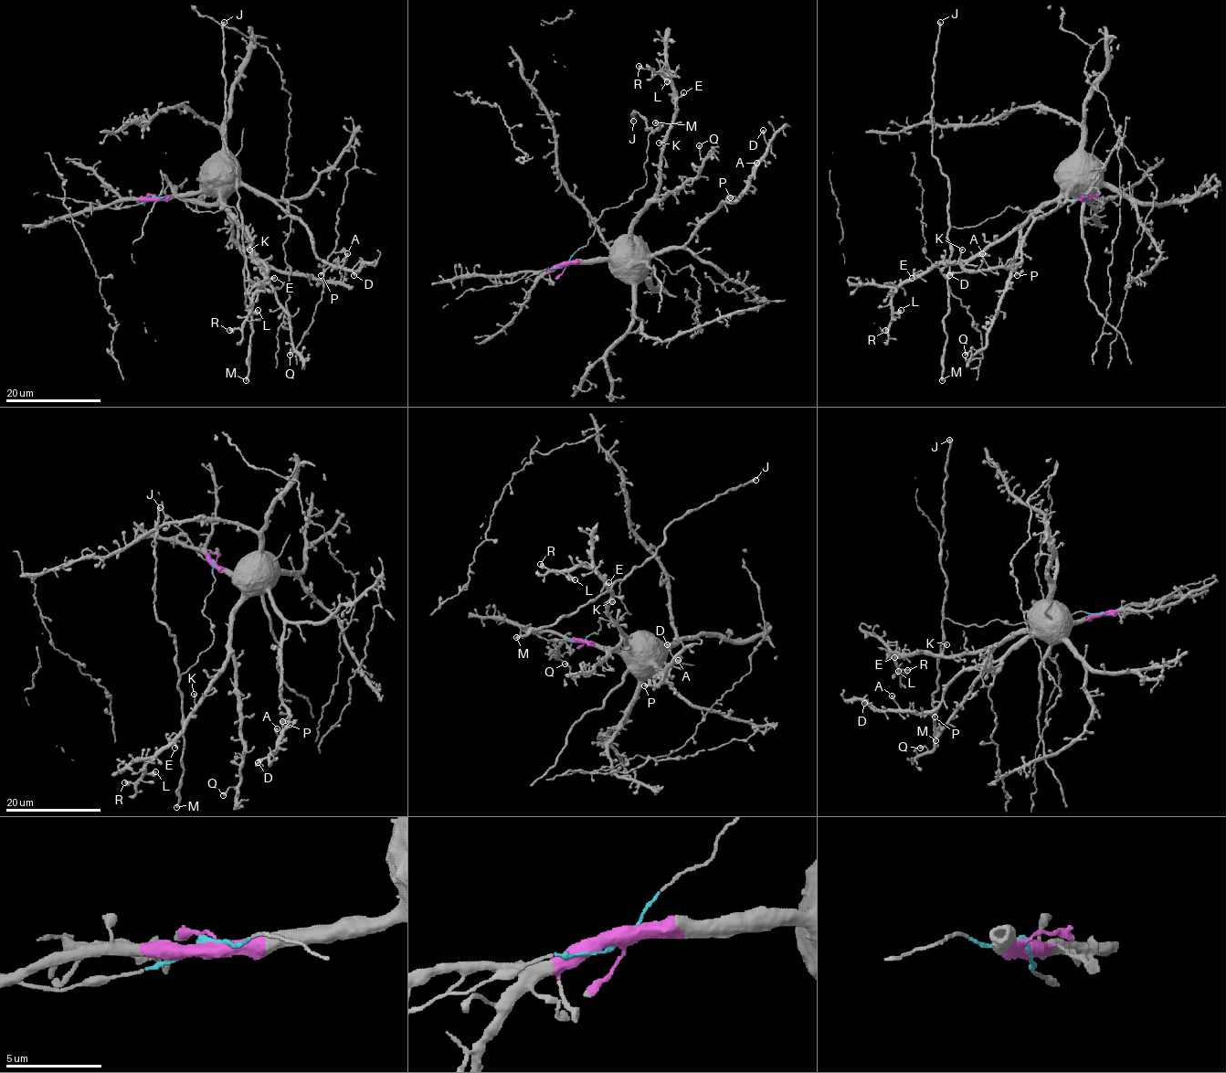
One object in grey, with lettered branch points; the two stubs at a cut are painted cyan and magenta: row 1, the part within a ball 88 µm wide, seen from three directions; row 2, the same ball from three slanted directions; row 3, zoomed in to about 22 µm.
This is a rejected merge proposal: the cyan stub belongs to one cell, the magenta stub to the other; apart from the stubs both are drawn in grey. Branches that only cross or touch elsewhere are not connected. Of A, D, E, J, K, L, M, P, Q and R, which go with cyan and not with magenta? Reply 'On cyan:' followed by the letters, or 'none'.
On cyan: J, M

